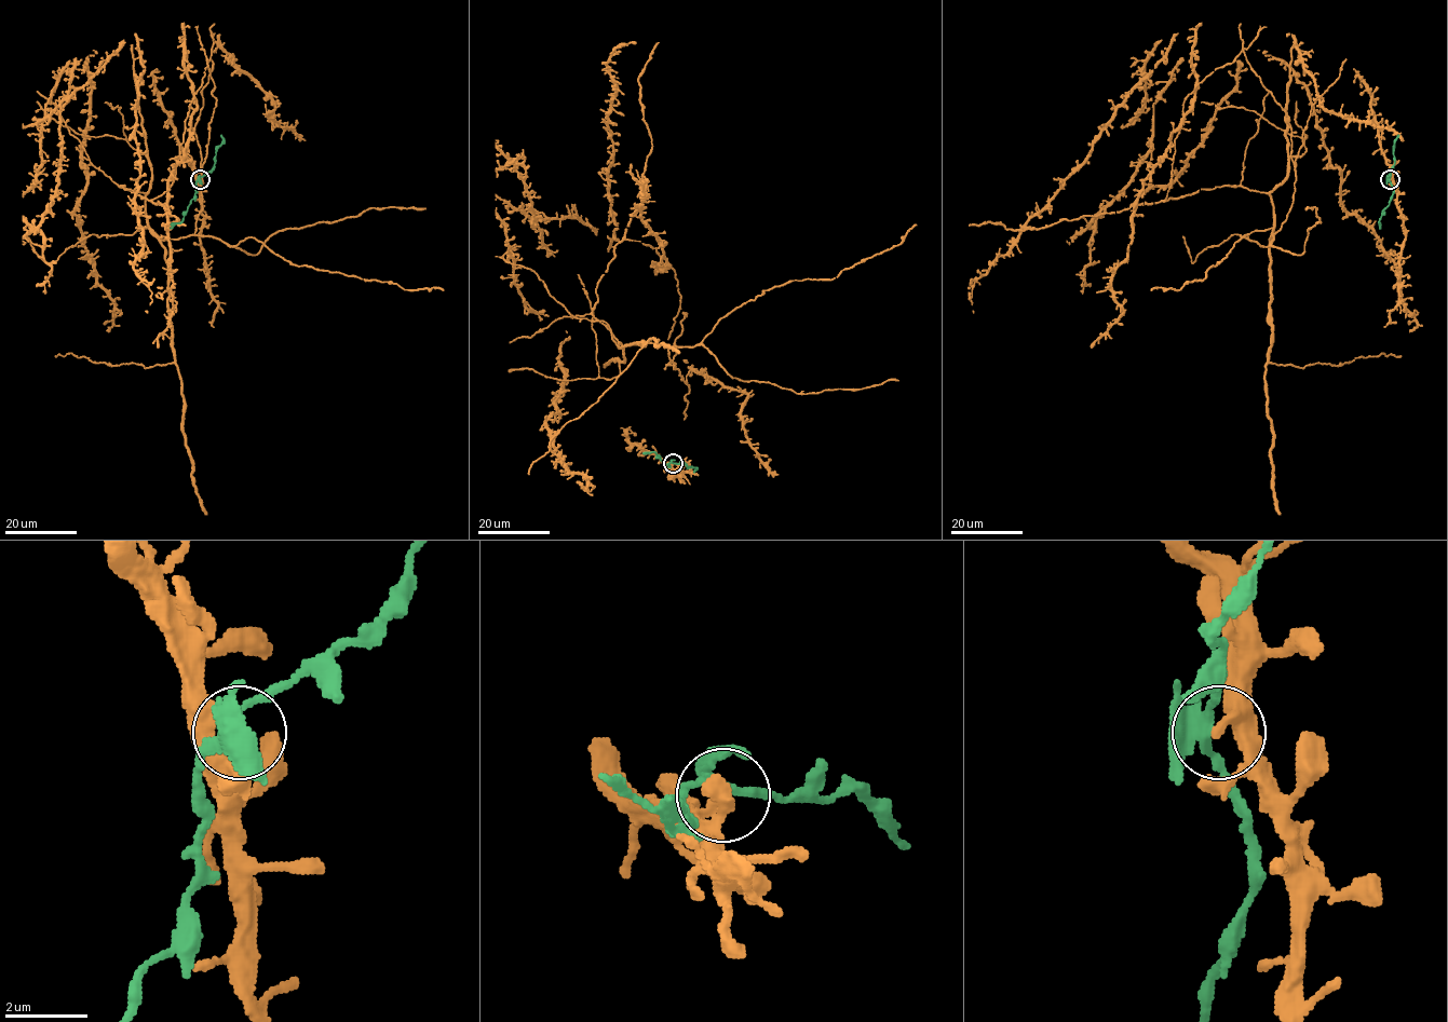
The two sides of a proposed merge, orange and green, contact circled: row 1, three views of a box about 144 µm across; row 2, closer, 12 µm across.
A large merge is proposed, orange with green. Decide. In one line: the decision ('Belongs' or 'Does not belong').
Does not belong

